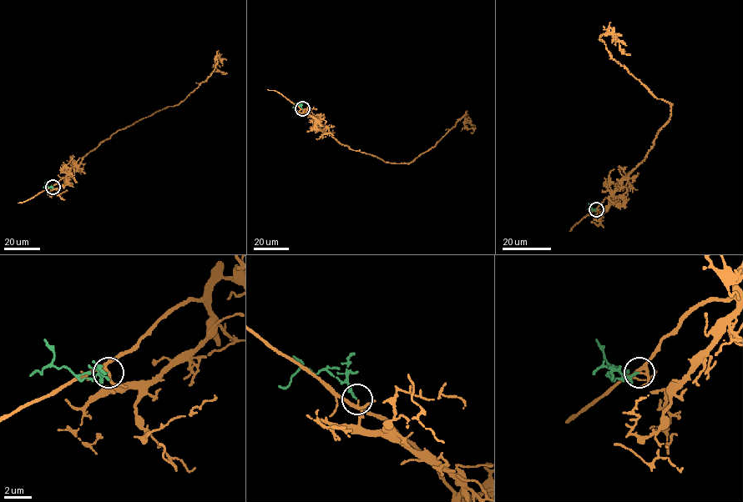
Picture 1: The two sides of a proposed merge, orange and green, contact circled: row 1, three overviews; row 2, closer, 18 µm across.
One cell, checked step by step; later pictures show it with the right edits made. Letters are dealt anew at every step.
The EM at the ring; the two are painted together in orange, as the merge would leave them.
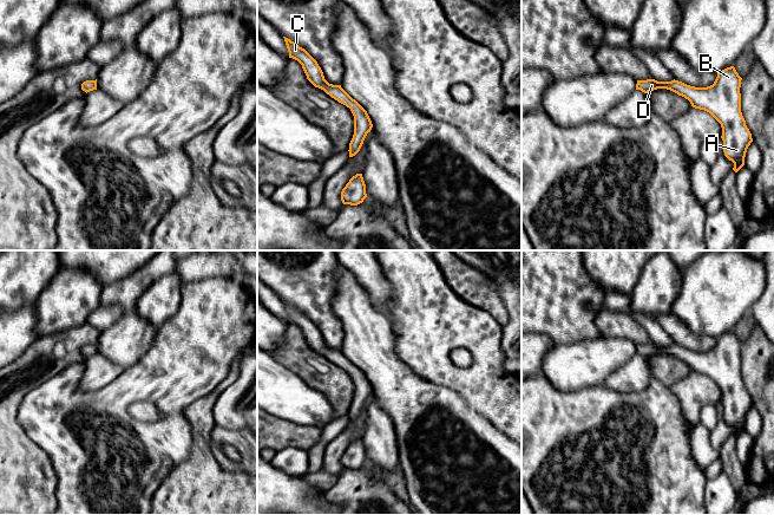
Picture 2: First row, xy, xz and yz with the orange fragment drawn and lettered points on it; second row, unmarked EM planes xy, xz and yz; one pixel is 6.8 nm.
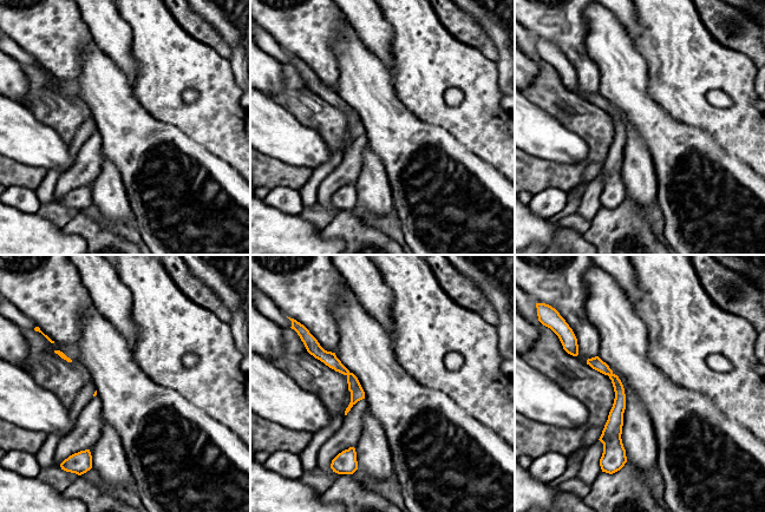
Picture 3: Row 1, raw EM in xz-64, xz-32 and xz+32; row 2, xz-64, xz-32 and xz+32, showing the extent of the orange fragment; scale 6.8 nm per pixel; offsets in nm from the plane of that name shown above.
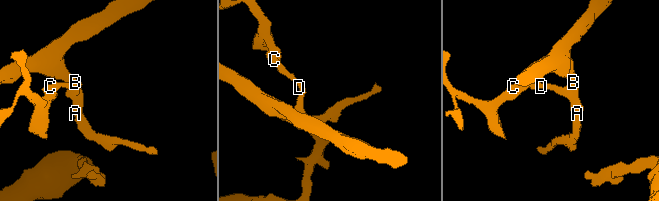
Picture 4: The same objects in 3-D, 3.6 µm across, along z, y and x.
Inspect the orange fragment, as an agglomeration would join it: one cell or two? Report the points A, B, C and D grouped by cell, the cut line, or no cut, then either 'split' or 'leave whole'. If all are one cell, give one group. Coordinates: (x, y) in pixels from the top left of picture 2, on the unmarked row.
A B C D; no cut; leave whole

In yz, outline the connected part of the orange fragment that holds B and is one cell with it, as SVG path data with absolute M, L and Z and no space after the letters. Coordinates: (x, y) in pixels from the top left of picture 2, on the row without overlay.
M730 331L720 335L714 348L707 352L690 351L675 344L647 344L637 345L636 354L648 358L667 353L688 364L693 372L709 377L721 389L724 421L734 428L733 435L737 437L745 430L747 413L753 406L741 377L741 345L735 332Z

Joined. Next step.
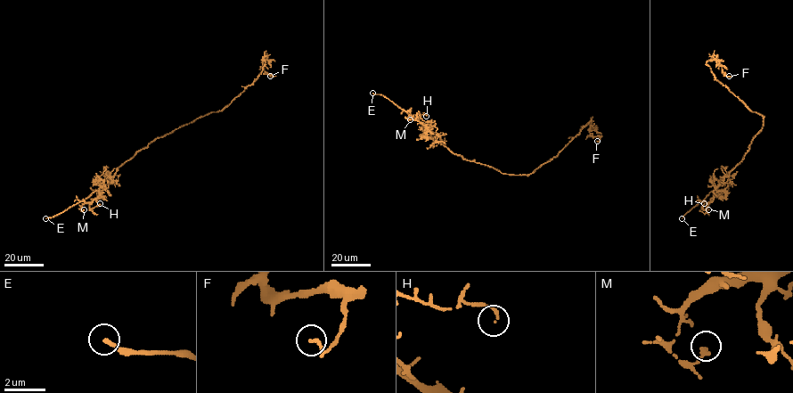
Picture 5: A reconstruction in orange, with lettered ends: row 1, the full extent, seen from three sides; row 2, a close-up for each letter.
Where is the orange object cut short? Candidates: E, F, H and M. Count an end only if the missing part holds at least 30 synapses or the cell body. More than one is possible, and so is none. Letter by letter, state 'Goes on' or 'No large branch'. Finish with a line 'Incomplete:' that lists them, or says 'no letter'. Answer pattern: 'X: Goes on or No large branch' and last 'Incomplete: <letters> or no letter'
E: Goes on
F: No large branch
H: No large branch
M: No large branch
Incomplete: E

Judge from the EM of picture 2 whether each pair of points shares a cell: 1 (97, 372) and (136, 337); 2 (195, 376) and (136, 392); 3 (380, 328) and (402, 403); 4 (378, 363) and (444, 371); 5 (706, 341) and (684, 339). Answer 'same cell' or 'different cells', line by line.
1: same cell
2: same cell
3: same cell
4: different cells
5: same cell

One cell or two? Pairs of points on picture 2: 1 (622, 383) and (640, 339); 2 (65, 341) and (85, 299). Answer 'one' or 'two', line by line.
1: two
2: two

